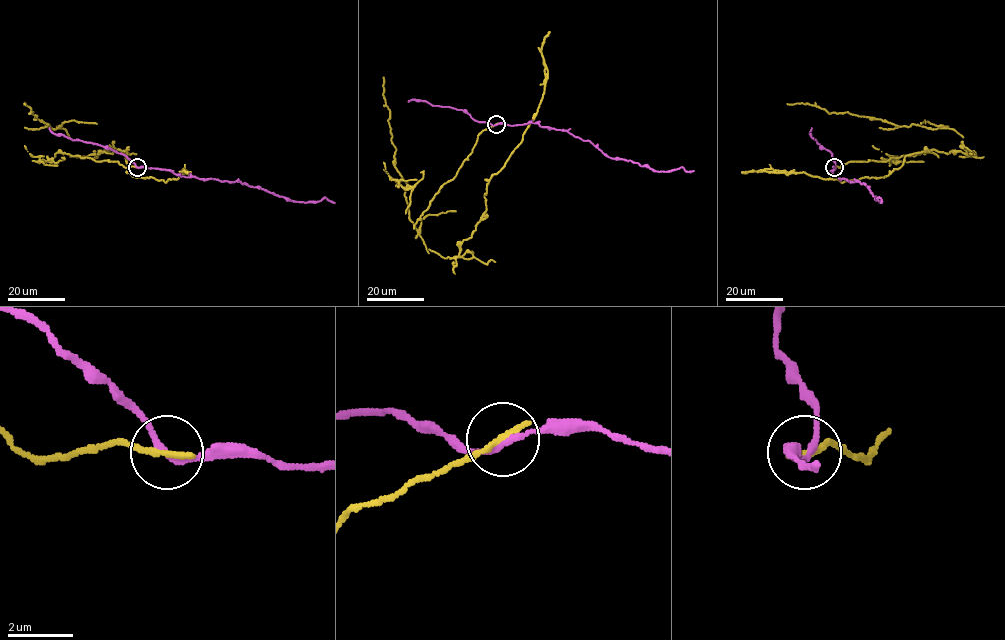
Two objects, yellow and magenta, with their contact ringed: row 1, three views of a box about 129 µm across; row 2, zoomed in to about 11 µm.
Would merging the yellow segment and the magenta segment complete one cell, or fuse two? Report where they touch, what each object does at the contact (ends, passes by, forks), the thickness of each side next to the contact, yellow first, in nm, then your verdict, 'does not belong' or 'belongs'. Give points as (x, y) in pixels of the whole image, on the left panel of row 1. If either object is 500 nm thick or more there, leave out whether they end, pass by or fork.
place (137, 167); yellow ends; magenta passes by; calibres 240 and 180 nm; does not belong

